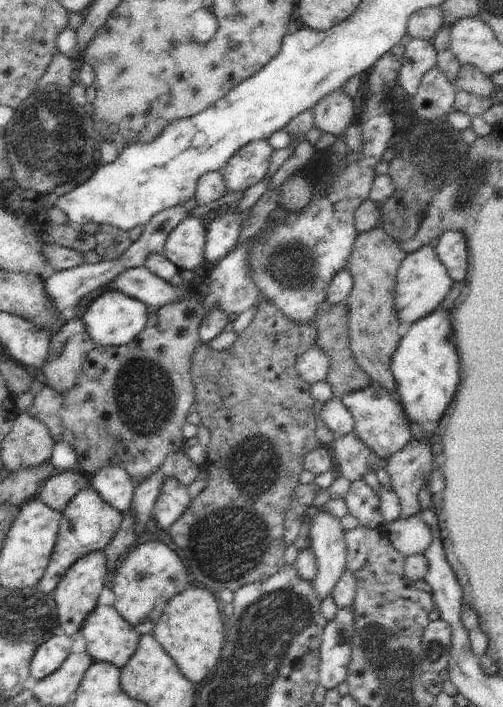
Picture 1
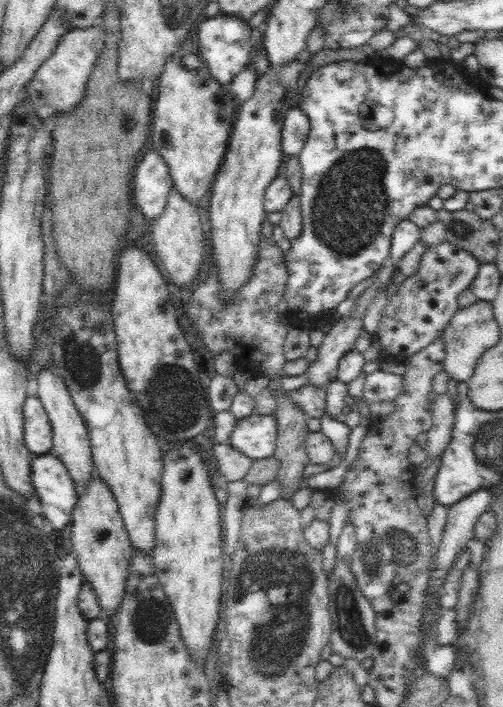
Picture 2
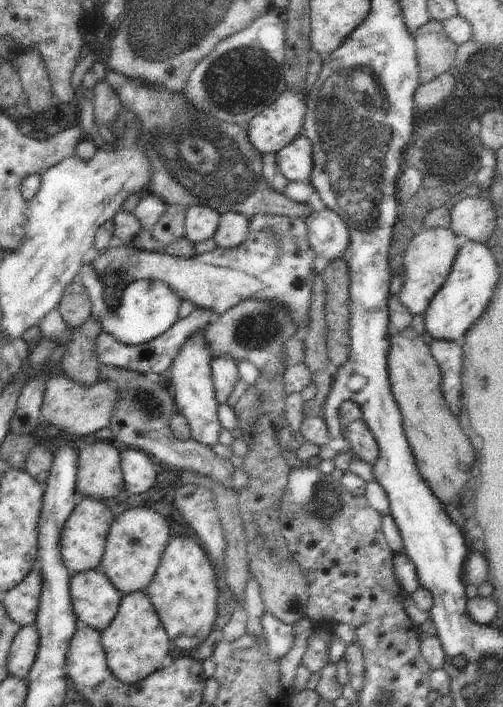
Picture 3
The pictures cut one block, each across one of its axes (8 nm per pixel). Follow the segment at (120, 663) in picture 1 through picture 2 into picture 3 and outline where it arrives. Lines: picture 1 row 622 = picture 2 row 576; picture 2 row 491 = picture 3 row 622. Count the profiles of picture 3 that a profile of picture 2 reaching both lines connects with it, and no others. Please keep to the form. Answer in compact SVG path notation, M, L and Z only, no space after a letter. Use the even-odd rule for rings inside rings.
M101 569L73 575L69 593L78 624L96 628L100 632L112 624L125 595Z

